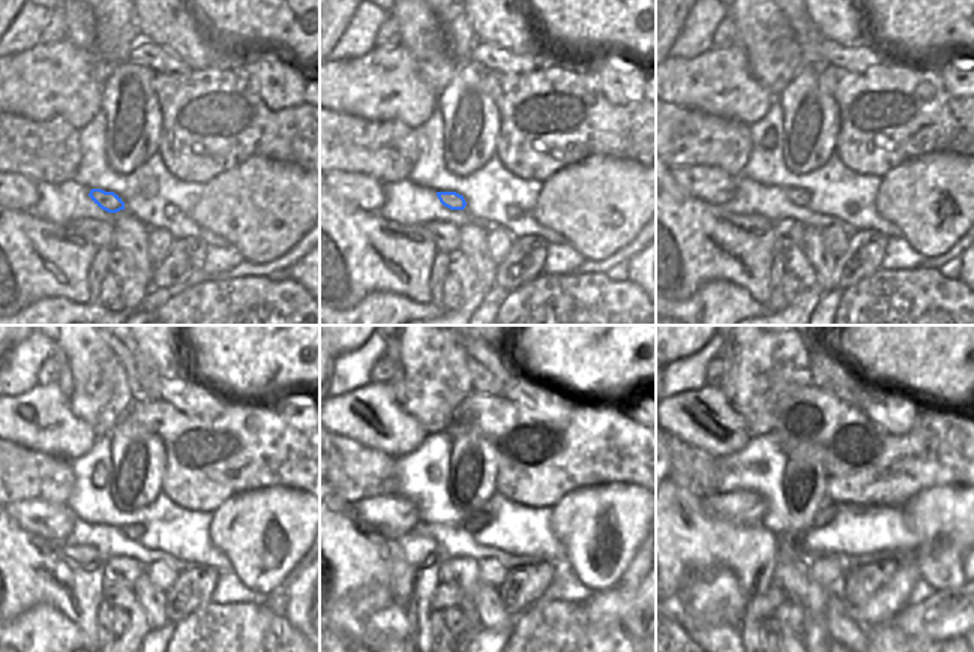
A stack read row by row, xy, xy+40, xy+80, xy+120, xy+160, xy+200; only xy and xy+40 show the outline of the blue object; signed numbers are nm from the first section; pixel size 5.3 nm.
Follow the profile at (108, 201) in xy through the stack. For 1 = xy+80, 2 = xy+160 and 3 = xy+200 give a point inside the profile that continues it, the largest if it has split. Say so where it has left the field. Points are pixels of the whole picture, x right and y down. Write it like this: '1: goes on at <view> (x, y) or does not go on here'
1: goes on at xy+80 (799, 197)
2: goes on at xy+160 (474, 525)
3: goes on at xy+200 (826, 516)

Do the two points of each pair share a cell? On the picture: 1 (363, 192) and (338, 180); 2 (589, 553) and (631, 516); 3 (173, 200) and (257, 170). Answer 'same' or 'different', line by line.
1: same
2: same
3: different

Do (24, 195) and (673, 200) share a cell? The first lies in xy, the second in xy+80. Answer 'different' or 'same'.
different

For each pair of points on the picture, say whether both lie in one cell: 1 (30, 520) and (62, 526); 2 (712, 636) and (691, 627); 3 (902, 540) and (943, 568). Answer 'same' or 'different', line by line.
1: same
2: same
3: different

